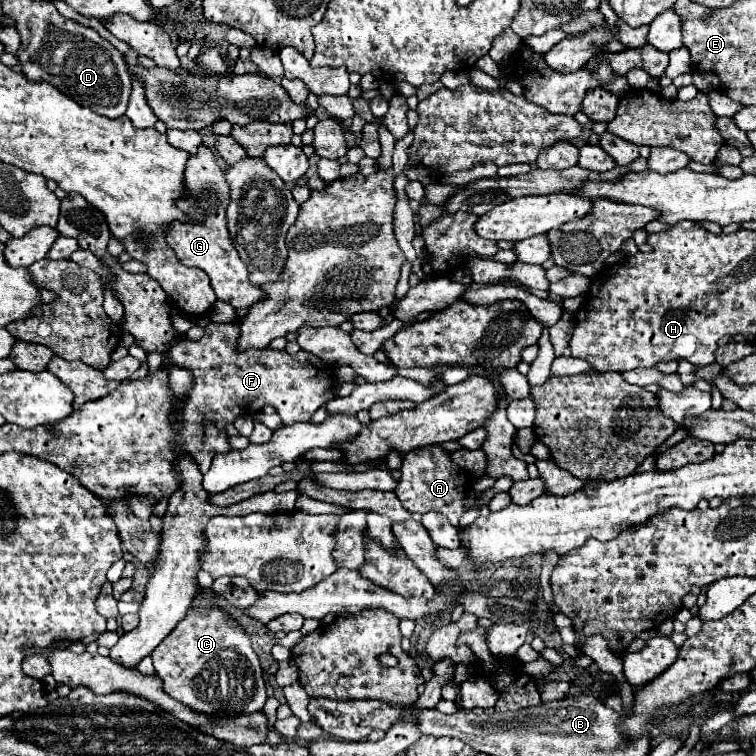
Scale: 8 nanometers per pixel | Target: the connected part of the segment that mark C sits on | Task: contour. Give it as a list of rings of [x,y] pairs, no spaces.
[[[222,609],[188,611],[188,615],[172,629],[170,637],[166,637],[150,657],[154,661],[156,675],[164,681],[168,693],[184,705],[190,705],[192,709],[200,709],[202,713],[254,713],[264,707],[266,687],[262,679],[260,659],[254,653],[250,637],[242,629],[242,625]]]

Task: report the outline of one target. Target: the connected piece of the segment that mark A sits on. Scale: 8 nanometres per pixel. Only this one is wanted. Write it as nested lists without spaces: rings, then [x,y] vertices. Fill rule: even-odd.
[[[430,445],[424,449],[414,449],[402,457],[402,477],[396,487],[396,495],[402,501],[402,505],[412,513],[442,513],[450,519],[452,525],[458,525],[460,515],[464,513],[462,499],[470,487],[470,475],[468,471],[460,469],[450,461],[448,451],[444,451],[440,445]]]

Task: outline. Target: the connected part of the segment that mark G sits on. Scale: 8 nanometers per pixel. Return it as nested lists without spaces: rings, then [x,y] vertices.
[[[200,145],[198,153],[190,157],[186,163],[186,199],[178,201],[180,209],[190,213],[192,223],[174,223],[170,233],[166,235],[168,245],[176,251],[180,261],[188,267],[200,267],[208,273],[212,289],[220,301],[230,303],[234,309],[248,309],[254,303],[266,299],[266,293],[260,285],[250,283],[248,269],[244,261],[238,257],[234,249],[228,229],[226,229],[226,205],[228,205],[228,185],[224,179],[224,171],[216,161],[216,155],[206,147]]]

